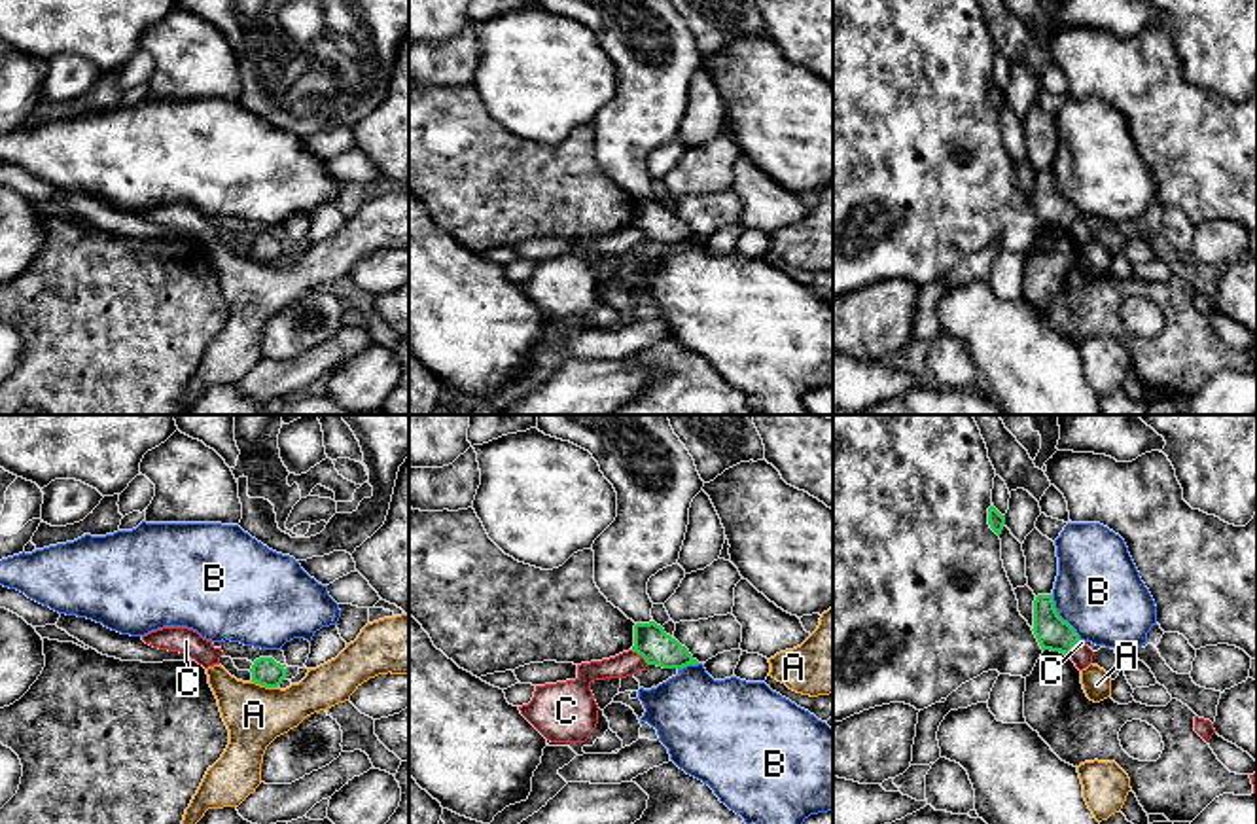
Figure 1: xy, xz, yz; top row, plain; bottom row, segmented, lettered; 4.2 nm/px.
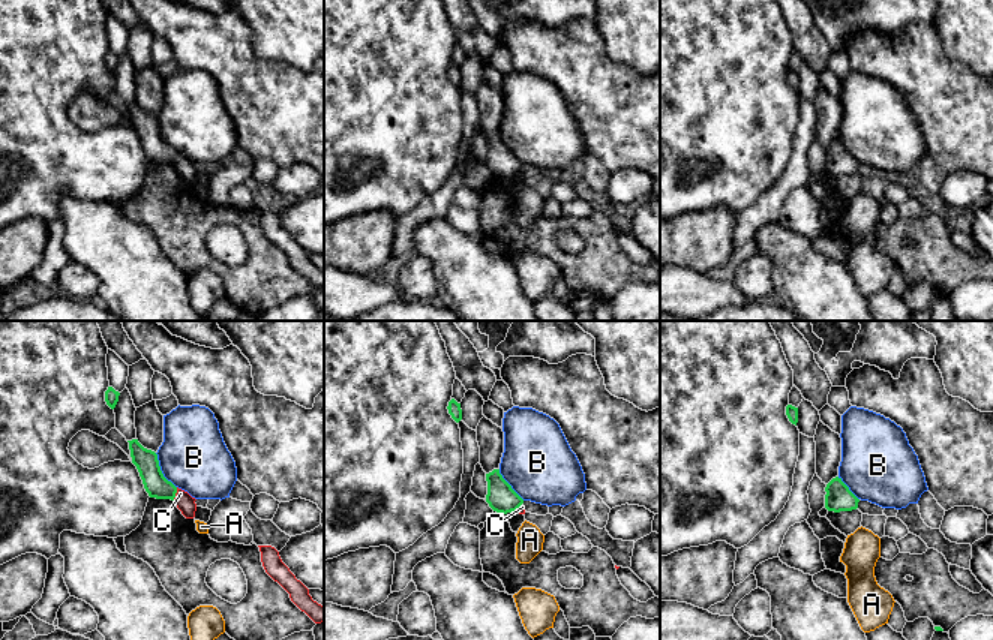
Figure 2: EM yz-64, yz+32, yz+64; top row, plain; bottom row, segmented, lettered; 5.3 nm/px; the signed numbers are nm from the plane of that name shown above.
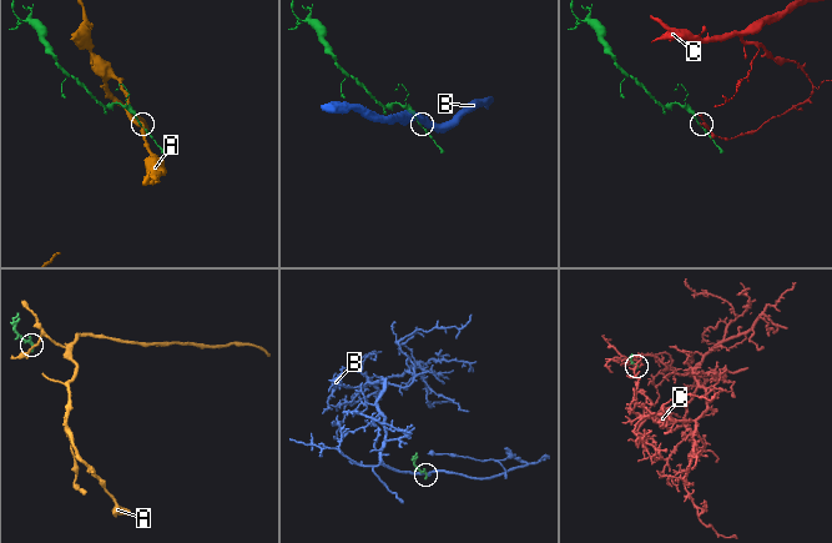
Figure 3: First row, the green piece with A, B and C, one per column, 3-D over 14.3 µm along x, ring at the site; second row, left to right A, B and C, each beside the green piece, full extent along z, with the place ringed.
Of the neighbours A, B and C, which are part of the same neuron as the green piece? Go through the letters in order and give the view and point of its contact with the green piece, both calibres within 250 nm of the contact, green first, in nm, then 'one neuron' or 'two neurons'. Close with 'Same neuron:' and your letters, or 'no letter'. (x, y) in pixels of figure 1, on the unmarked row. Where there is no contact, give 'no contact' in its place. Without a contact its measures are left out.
A: meets green in xy at (265, 262); 120 nm thick on the green side, 260 nm on the other; two neurons
B: meets green in yz at (1061, 194); 150 nm thick on the green side, 380 nm on the other; two neurons
C: meets green in xz at (640, 230); 150 nm thick on the green side, 110 nm on the other; two neurons
Same neuron: no letter

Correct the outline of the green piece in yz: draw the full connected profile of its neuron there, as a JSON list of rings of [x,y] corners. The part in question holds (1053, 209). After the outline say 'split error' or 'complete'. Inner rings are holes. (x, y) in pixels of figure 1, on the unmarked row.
[[[1053,170],[1036,172],[1032,206],[1043,227],[1051,225],[1070,231],[1073,222],[1081,216],[1075,205],[1058,191]]] | complete

